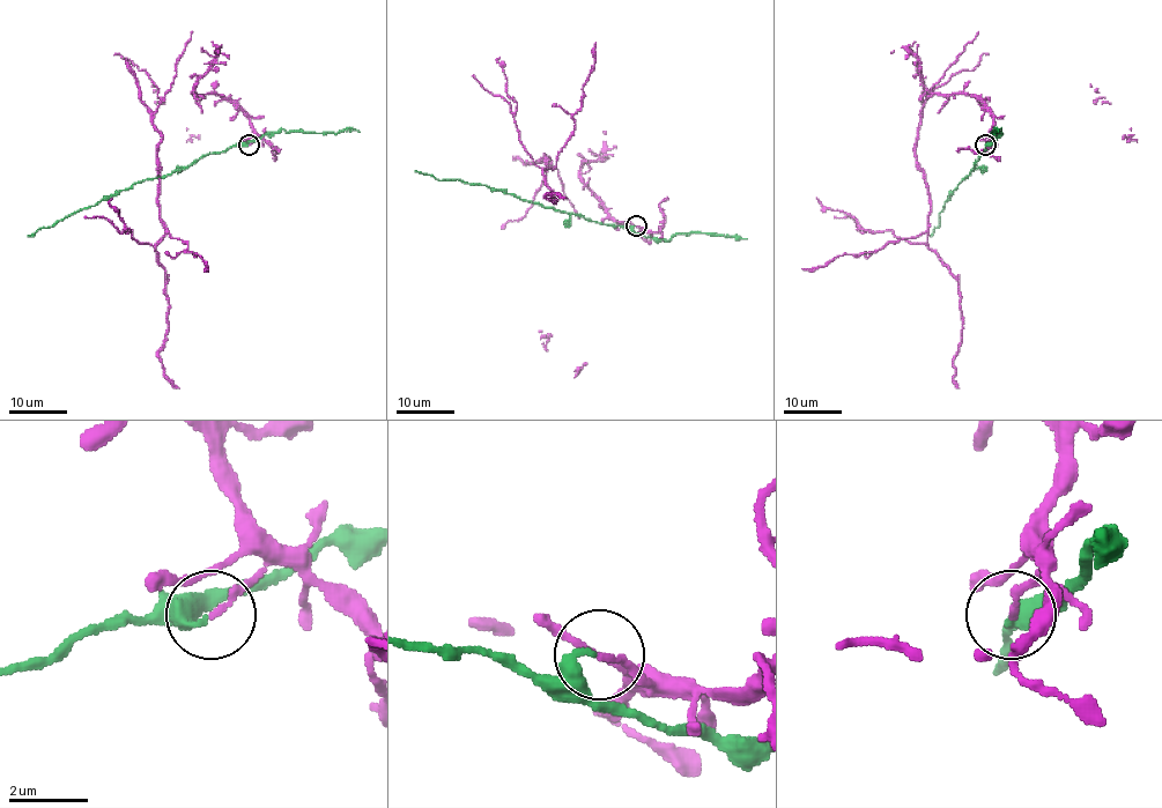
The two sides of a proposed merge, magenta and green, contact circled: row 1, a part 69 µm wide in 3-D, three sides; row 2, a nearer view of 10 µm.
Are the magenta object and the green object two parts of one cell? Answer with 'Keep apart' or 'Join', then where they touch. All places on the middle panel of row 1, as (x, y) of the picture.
Keep apart. Place: (636, 225)

